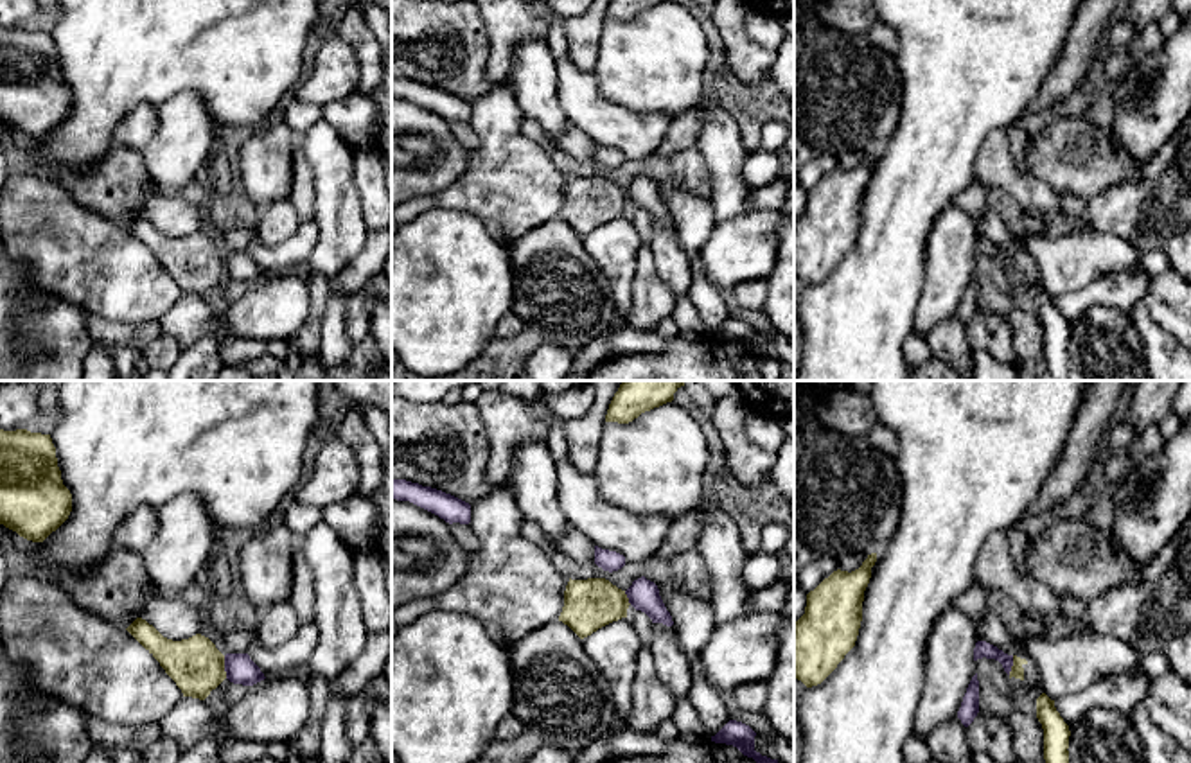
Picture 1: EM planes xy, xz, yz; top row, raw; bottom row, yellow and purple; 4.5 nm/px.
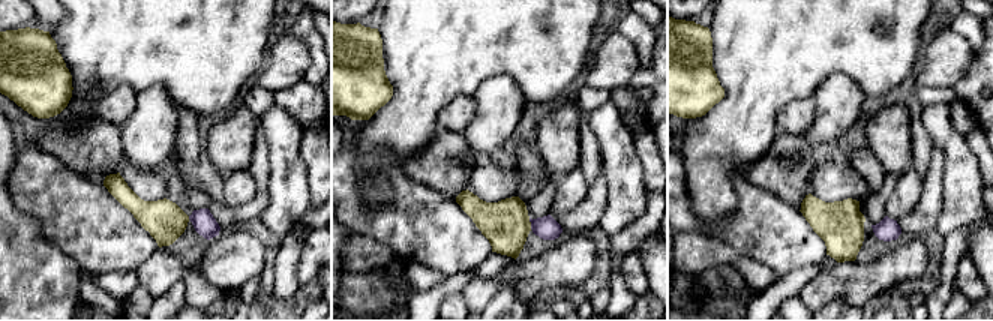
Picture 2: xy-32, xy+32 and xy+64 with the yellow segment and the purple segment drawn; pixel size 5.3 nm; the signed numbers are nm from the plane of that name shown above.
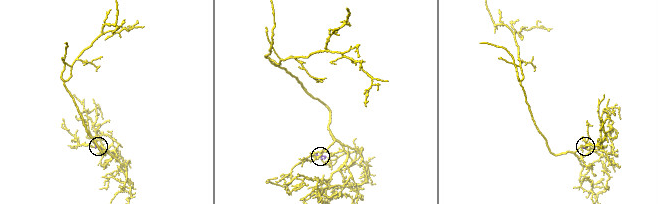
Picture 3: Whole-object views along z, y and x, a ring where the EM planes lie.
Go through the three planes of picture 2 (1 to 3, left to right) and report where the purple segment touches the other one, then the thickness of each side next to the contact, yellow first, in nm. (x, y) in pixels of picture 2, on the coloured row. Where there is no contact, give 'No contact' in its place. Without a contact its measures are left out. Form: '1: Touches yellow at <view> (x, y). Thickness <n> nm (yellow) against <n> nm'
1: No contact
2: Touches yellow at xy+32 (530, 224). Thickness 260 nm (yellow) against 120 nm
3: No contact

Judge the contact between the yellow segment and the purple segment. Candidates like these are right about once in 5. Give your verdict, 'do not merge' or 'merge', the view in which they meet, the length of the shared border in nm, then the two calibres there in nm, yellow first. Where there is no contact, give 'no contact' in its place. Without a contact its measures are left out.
do not merge | xy | 110 nm | 240/130 nm

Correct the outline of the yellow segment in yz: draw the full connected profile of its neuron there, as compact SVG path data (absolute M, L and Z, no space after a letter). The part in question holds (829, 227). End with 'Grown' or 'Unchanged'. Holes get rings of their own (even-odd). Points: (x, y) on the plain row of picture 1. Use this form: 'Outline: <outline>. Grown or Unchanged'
Outline: M871 151L859 167L837 167L807 192L805 212L794 219L794 275L807 285L821 282L855 244L875 160Z. Unchanged

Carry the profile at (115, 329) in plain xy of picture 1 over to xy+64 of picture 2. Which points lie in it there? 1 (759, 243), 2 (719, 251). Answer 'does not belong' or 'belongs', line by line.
1: does not belong
2: belongs

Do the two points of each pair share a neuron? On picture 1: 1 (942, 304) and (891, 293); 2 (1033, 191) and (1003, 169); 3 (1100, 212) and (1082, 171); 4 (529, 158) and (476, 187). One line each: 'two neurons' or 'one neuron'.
1: two neurons
2: one neuron
3: two neurons
4: one neuron

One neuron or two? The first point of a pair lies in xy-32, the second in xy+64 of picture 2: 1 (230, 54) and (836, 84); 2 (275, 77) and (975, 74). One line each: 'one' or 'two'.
1: two
2: two

